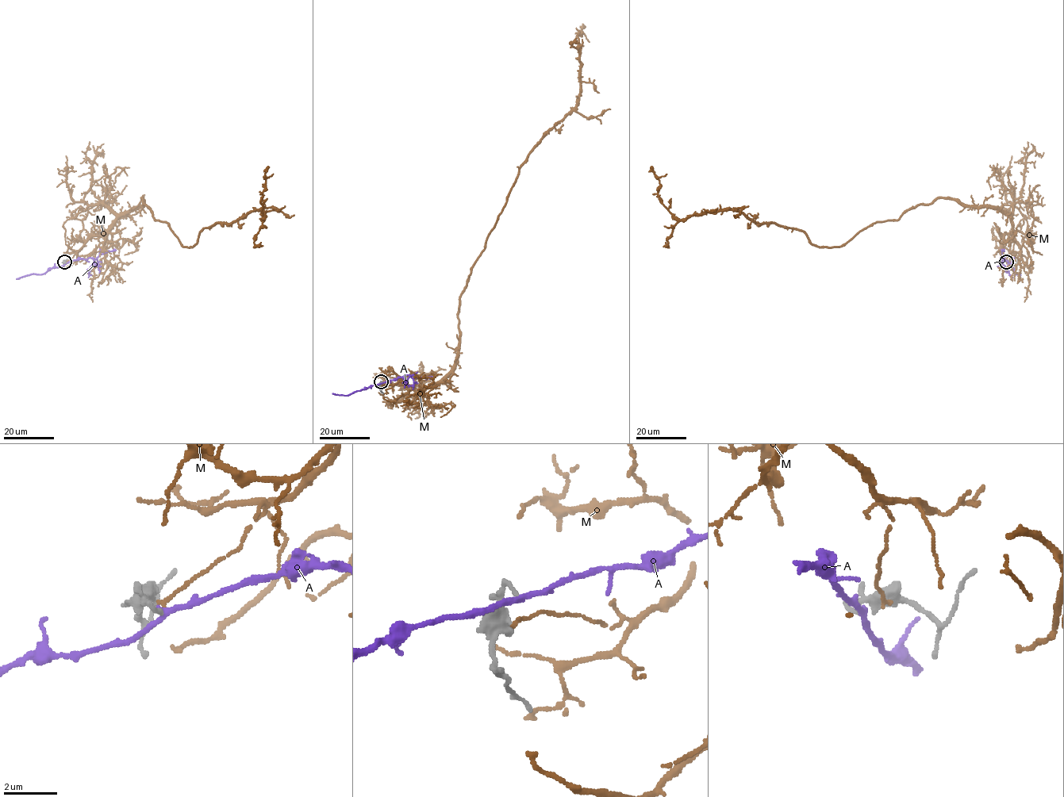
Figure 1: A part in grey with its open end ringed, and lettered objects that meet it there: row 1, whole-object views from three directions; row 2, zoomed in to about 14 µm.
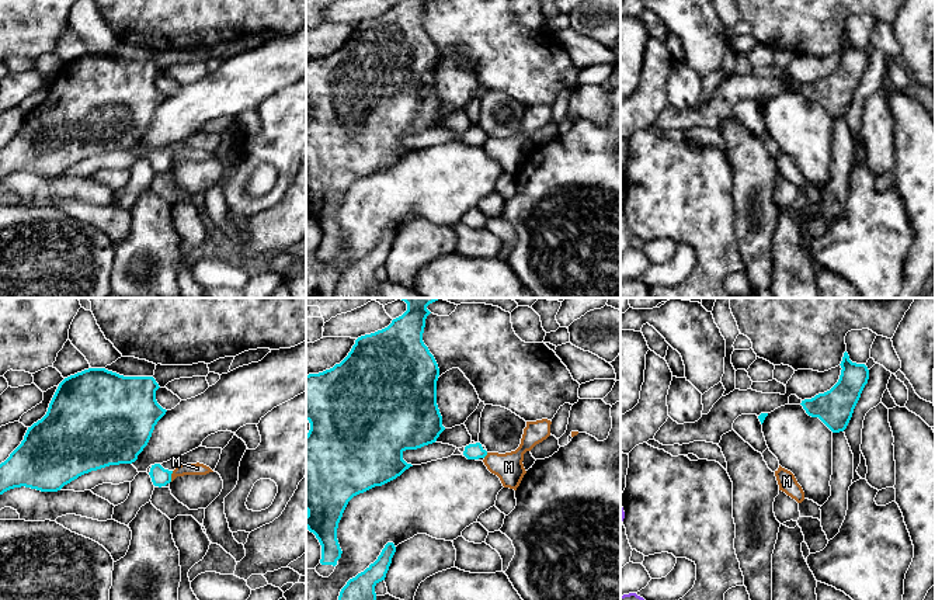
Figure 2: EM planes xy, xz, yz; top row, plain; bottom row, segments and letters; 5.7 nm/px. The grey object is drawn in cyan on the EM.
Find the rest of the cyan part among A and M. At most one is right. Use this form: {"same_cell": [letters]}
{"same_cell": []}

